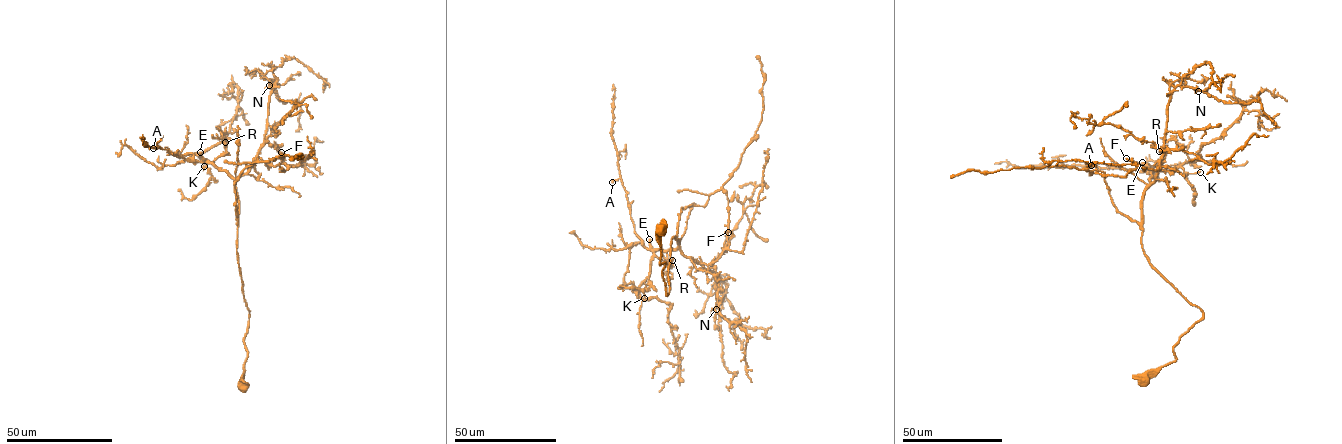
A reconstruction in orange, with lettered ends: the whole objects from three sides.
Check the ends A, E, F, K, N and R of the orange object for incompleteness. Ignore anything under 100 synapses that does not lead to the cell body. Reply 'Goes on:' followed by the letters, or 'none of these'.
Goes on: E

